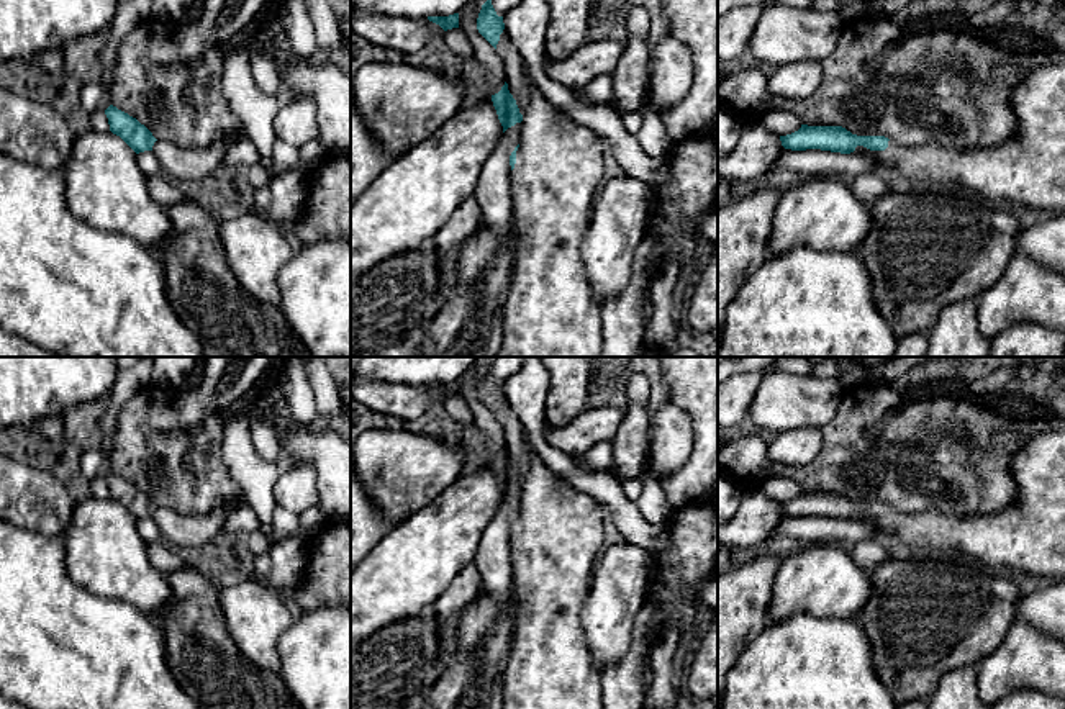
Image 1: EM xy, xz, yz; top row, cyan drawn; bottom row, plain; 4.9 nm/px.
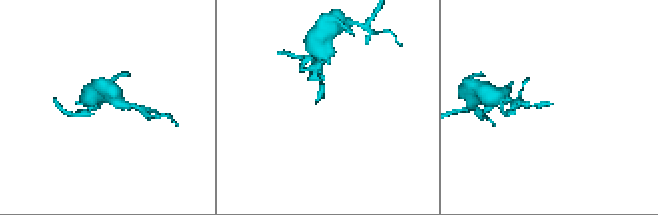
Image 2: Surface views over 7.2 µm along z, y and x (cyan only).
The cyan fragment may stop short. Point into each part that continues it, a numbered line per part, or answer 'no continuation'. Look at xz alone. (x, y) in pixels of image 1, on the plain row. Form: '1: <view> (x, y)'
1: xz (559, 536)

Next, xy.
1: xy (181, 531)

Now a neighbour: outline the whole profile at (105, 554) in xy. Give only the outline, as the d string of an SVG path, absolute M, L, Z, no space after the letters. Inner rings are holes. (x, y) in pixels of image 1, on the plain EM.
M93 494L75 504L62 535L66 573L100 598L125 601L149 617L169 603L164 573L149 560L138 521L111 498Z

